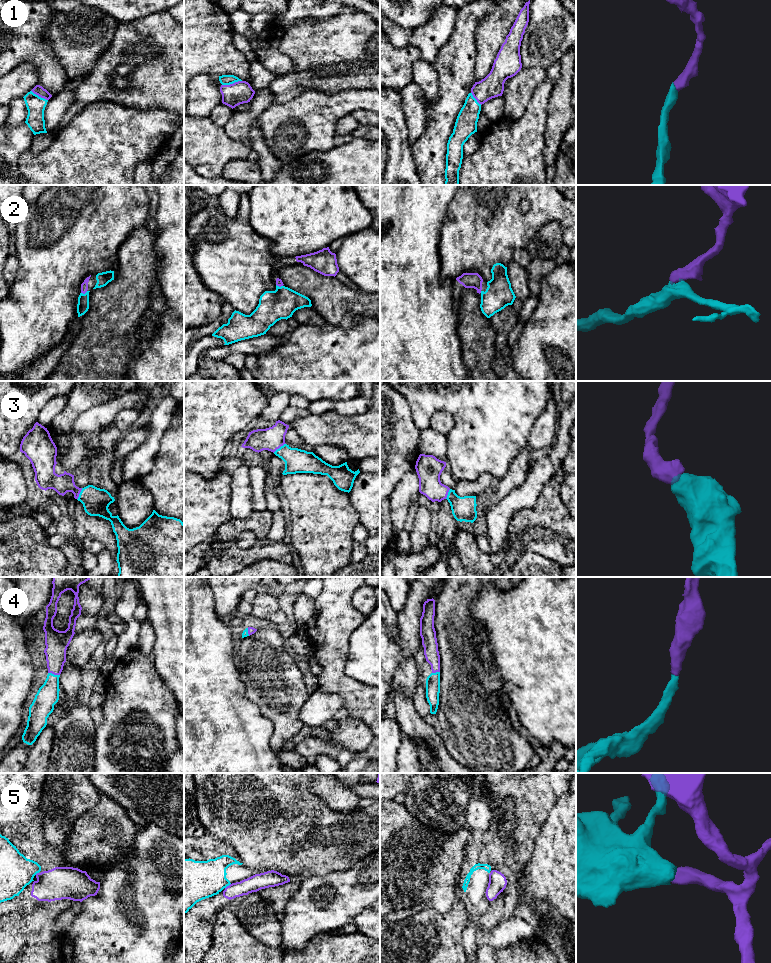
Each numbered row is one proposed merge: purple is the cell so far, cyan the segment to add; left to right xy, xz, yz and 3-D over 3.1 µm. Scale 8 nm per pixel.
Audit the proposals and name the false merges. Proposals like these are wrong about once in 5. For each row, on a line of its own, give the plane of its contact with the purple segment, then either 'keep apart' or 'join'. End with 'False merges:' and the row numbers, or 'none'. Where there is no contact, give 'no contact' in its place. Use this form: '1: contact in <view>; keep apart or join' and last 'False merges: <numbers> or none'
1: contact in xz; join
2: contact in xy; join
3: contact in xz; join
4: contact in xy; join
5: contact in xz; keep apart
False merges: 5

